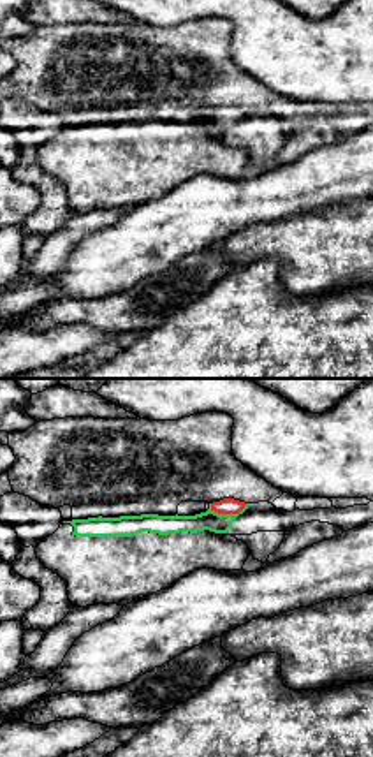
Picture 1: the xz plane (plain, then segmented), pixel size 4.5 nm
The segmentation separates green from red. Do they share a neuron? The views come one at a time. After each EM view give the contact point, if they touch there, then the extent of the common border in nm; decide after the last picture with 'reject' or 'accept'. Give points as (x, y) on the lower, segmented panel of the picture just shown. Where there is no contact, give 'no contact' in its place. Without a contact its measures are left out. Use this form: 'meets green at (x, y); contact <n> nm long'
meets green at (227, 514); contact 180 nm long

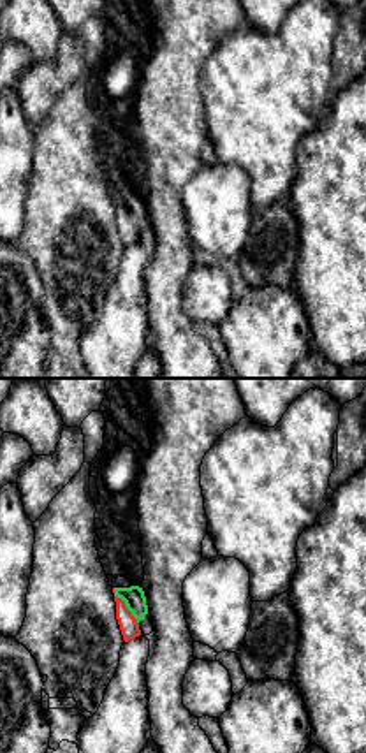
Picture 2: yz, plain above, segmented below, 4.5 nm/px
meets green at (127, 607); contact 170 nm long

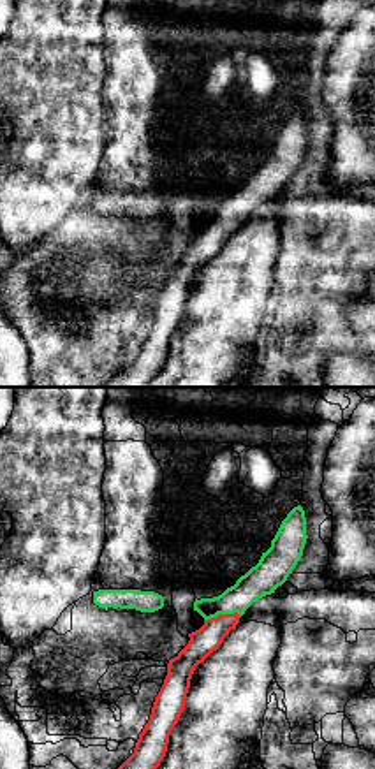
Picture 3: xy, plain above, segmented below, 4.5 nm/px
meets green at (222, 613); contact 170 nm long

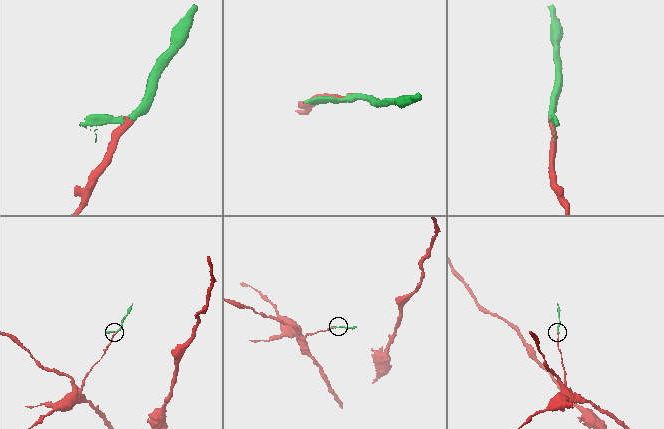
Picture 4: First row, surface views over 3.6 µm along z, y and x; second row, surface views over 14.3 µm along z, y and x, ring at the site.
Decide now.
accept

